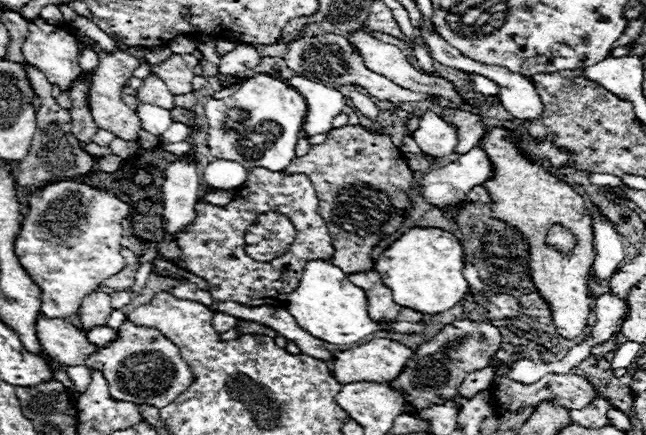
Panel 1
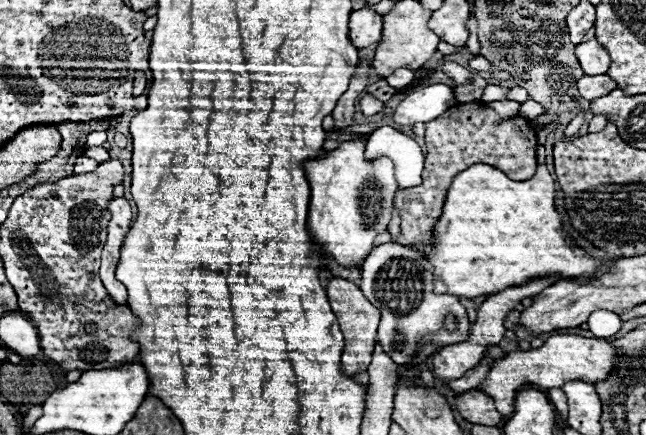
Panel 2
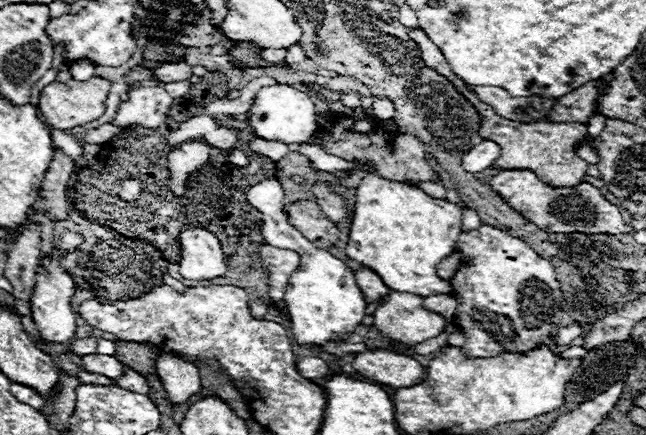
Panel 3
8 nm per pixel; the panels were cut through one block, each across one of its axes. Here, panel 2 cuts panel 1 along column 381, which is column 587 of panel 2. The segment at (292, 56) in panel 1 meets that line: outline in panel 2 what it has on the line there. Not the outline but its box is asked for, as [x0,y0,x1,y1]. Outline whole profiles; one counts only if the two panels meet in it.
[576,74,616,100]

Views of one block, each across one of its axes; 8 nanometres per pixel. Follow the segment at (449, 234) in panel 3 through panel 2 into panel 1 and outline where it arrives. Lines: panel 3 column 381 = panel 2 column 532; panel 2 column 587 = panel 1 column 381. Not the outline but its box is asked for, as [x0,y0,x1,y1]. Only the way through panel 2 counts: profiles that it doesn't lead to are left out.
[374,226,468,314]

